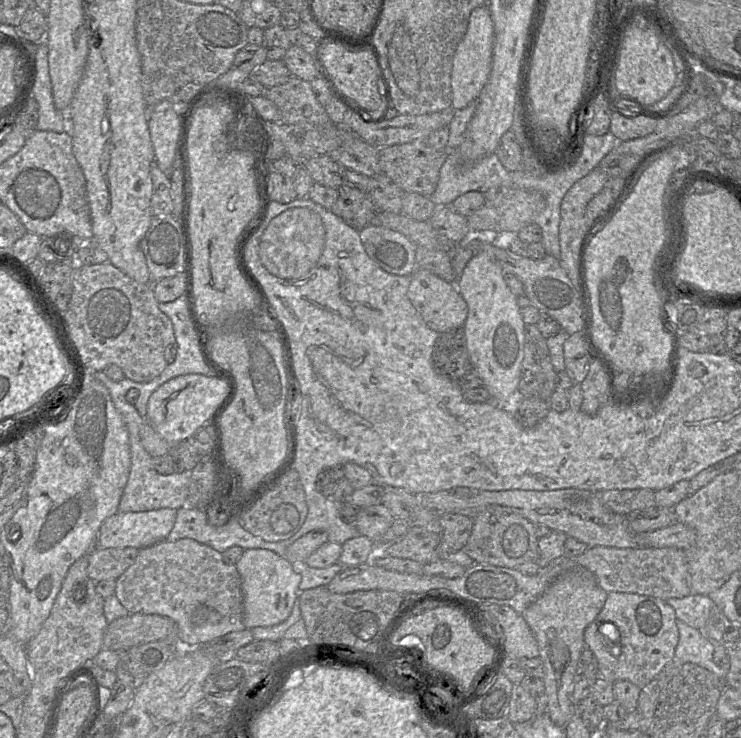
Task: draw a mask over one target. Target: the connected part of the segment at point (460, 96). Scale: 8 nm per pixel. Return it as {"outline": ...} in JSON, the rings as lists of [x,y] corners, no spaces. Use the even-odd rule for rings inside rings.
{"outline":[[[488,6],[473,8],[468,18],[466,32],[457,46],[453,58],[451,107],[454,110],[464,109],[470,103],[475,102],[487,83],[492,68],[493,35],[493,19]]]}

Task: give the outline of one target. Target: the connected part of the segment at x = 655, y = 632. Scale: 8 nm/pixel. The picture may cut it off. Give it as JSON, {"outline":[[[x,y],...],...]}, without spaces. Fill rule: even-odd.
{"outline":[[[609,592],[603,608],[584,631],[584,643],[597,659],[599,676],[611,683],[620,680],[630,681],[639,688],[647,685],[673,660],[678,640],[676,614],[671,606],[656,597],[624,592]],[[604,623],[612,623],[618,628],[620,632],[619,640],[615,640],[614,634],[611,634],[609,639],[600,633],[599,627]]]}

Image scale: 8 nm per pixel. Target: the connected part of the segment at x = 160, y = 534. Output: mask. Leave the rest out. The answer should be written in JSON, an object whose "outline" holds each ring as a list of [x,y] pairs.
{"outline":[[[171,508],[117,512],[102,522],[97,535],[97,549],[142,549],[165,540],[174,526],[176,515],[177,510]]]}

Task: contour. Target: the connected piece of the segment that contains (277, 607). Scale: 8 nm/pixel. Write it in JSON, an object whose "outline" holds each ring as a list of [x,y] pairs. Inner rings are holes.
{"outline":[[[262,548],[244,549],[242,555],[235,563],[241,579],[243,595],[243,625],[245,628],[273,626],[284,621],[291,612],[292,606],[299,593],[301,576],[294,572],[292,563],[273,551]]]}

